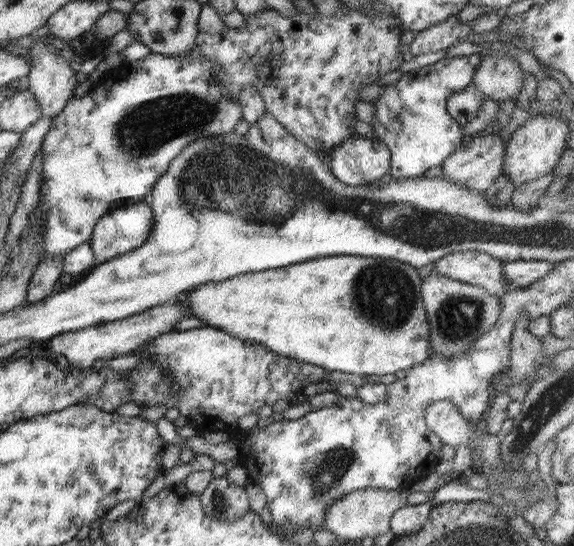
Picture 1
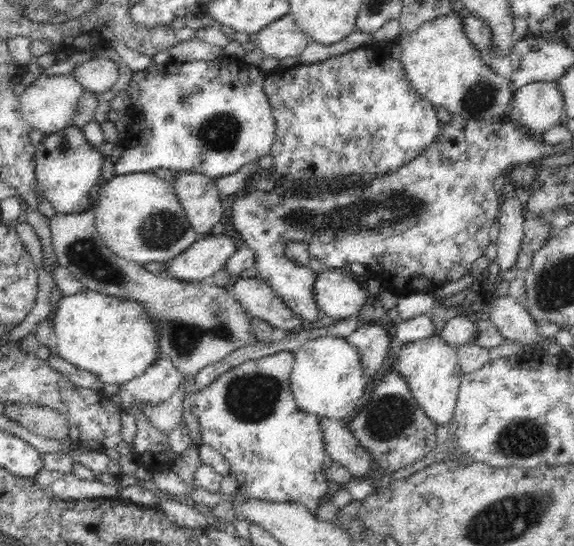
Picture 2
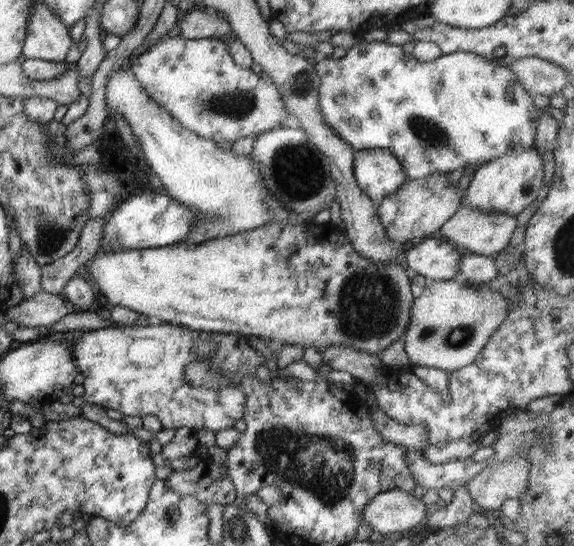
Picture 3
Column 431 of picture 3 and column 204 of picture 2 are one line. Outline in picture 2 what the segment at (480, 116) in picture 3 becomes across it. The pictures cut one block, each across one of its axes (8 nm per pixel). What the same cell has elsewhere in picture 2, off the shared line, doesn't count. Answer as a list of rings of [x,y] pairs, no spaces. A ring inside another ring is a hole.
[[[217,60],[194,62],[166,62],[151,64],[144,70],[133,72],[128,89],[132,99],[132,126],[126,150],[115,163],[115,174],[152,173],[155,168],[174,171],[204,173],[213,179],[238,172],[244,164],[260,160],[271,153],[276,122],[270,100],[264,93],[265,71],[244,62],[224,64]]]

